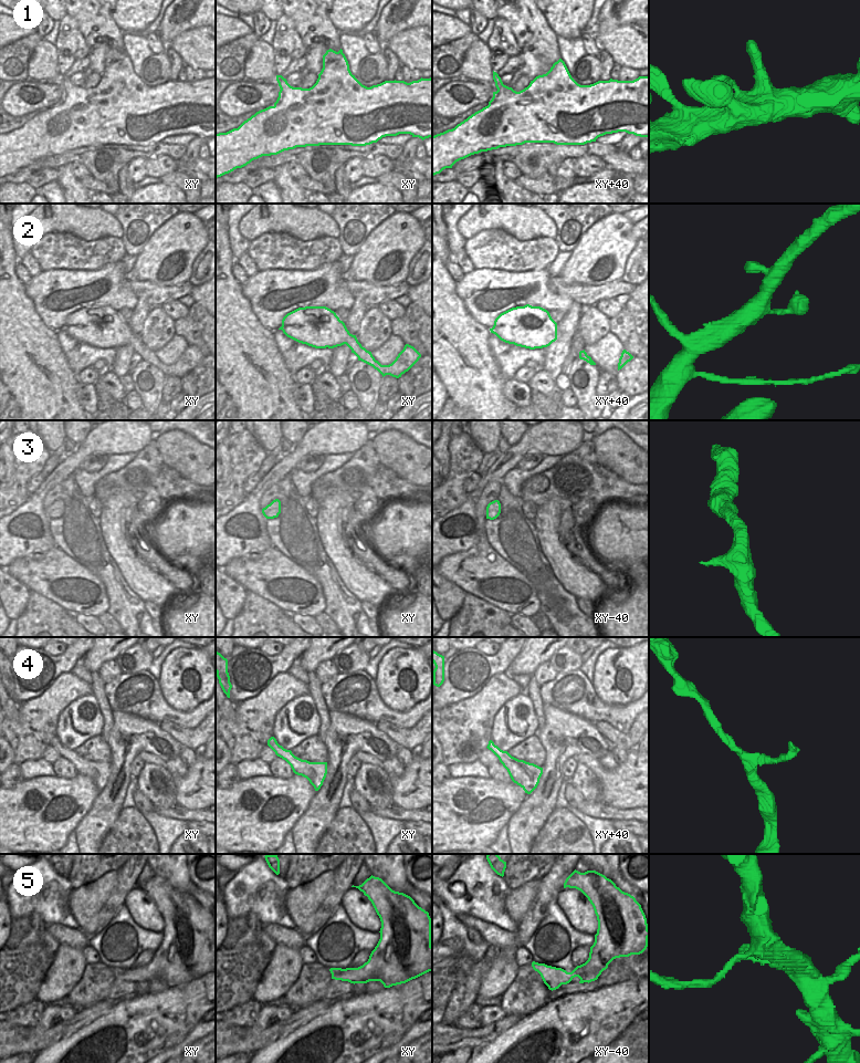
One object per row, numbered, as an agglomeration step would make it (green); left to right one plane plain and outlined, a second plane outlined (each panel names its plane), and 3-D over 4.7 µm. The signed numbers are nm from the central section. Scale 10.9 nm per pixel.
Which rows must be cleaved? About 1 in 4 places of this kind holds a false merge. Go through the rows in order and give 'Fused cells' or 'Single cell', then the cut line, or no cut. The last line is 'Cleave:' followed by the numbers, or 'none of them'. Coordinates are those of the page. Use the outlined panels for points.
1: Single cell. No split
2: Single cell. No split
3: Single cell. No split
4: Single cell. No split
5: Single cell. No split
Cleave: none of them

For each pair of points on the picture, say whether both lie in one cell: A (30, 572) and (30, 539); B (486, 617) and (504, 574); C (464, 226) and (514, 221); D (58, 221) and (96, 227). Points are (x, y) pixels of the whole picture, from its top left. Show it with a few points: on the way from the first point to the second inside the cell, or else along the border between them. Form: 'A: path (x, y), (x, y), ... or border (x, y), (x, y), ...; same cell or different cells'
A: border (54, 545), (46, 551), (18, 556), (11, 562); different cells
B: border (469, 593), (512, 614); different cells
C: path (476, 220), (502, 220); same cell
D: path (67, 221), (83, 221), (86, 223); same cell

